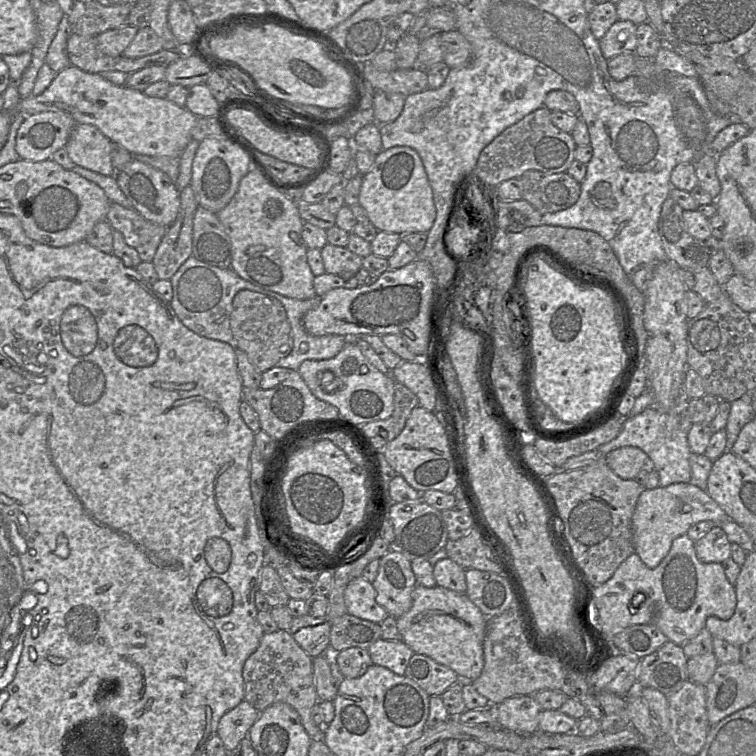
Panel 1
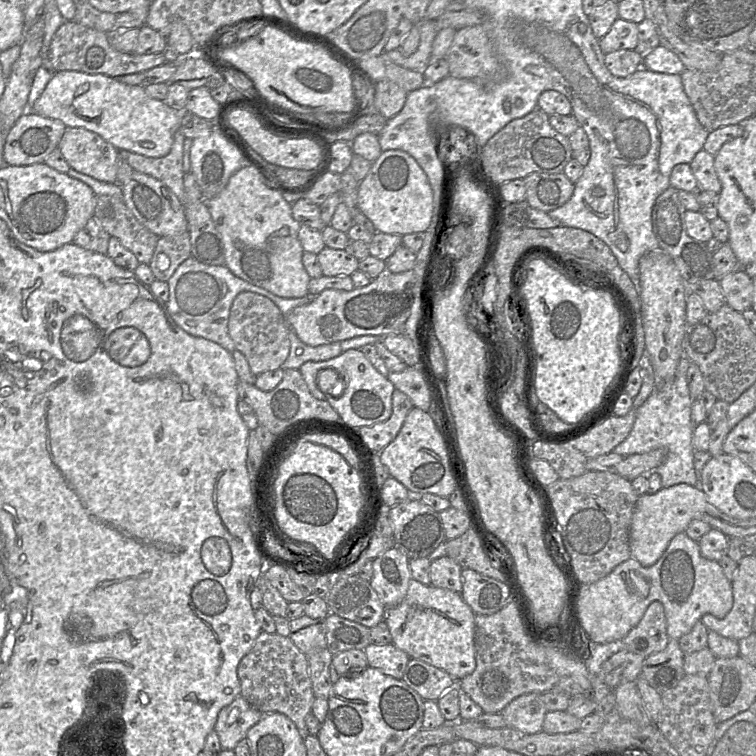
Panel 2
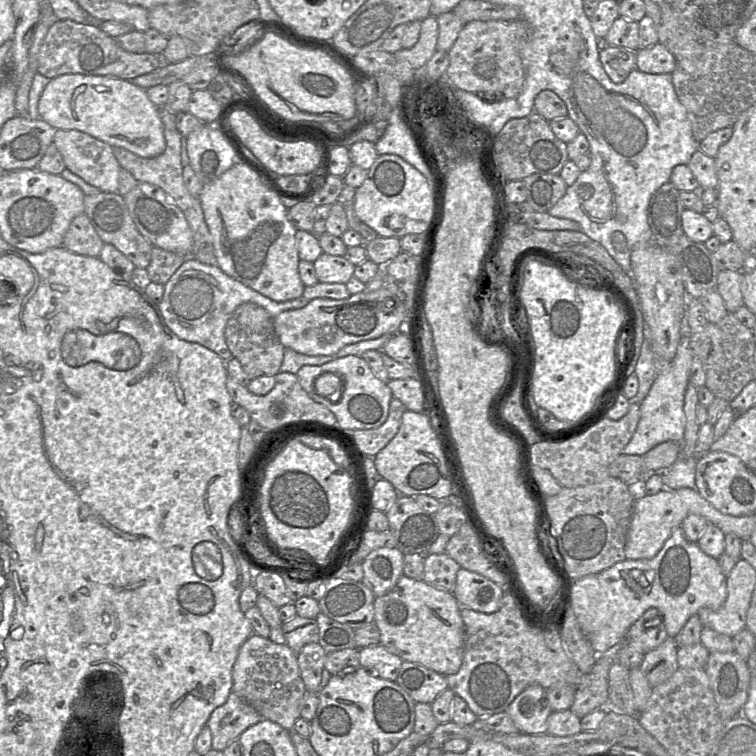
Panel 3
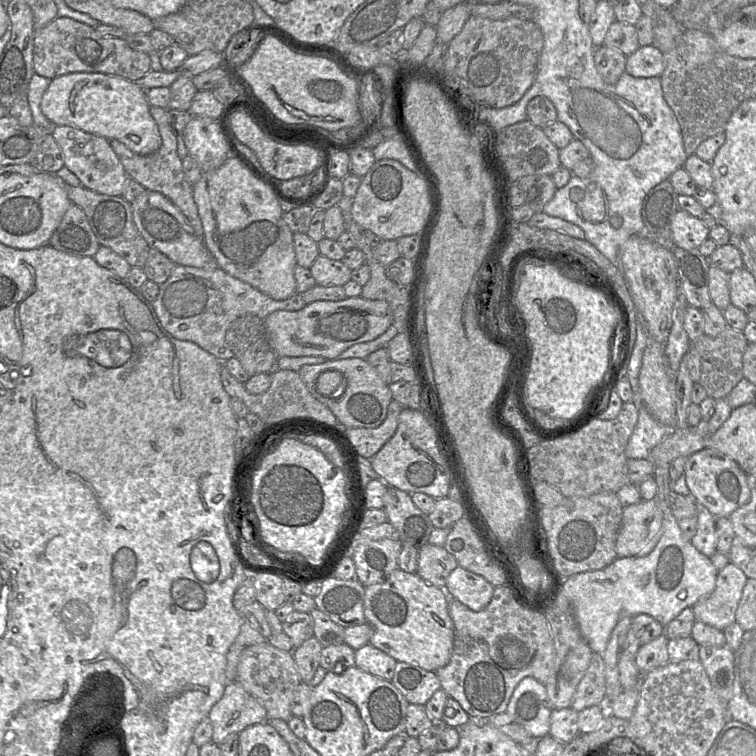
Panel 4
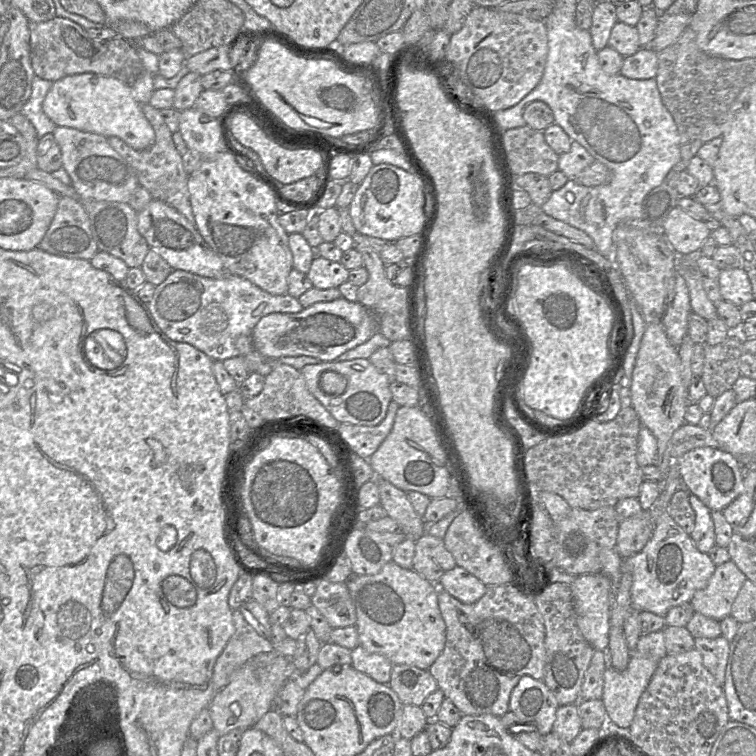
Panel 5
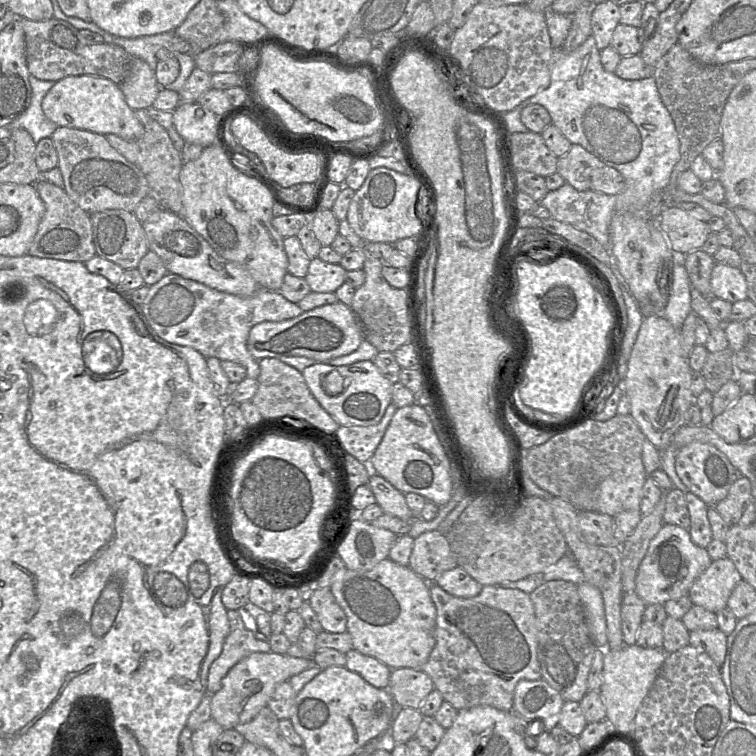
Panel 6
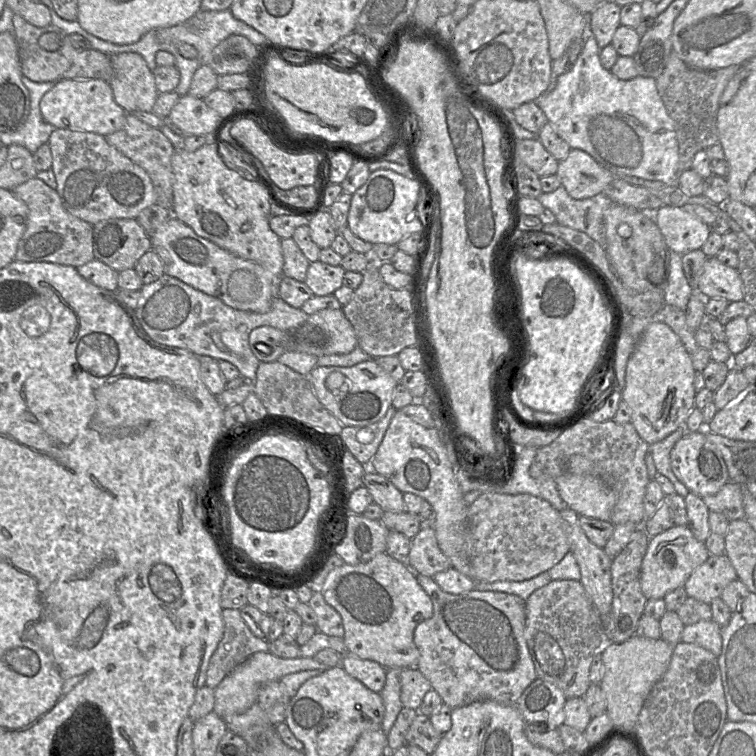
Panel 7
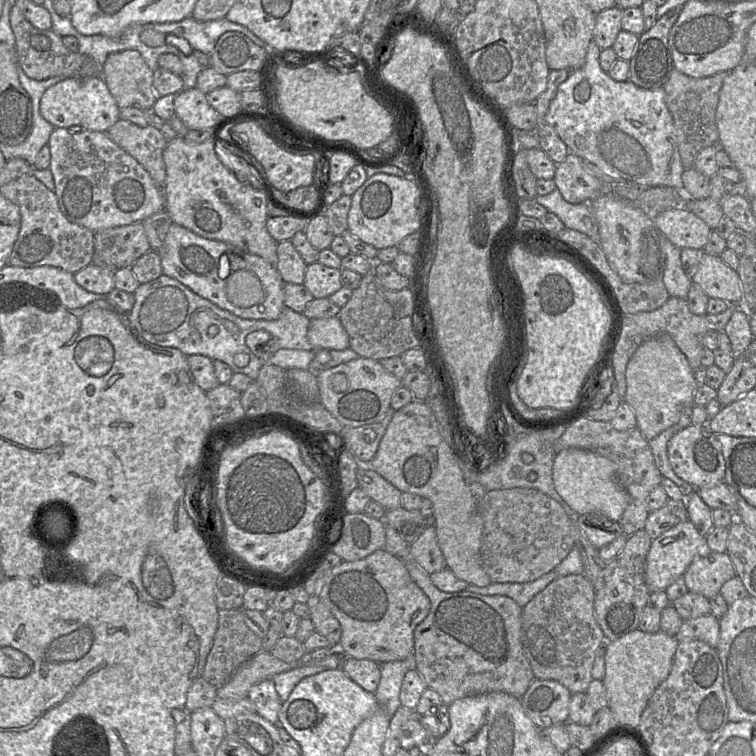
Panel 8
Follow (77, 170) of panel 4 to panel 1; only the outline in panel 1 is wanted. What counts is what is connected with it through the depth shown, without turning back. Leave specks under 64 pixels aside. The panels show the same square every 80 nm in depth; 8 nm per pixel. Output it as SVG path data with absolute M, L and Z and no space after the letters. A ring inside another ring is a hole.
M76 124L65 149L77 166L105 176L115 176L112 142L97 127Z

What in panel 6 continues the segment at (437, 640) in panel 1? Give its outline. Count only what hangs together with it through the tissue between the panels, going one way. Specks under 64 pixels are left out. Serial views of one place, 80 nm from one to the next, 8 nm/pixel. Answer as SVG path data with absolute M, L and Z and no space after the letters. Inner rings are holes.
M386 558L366 571L346 569L338 572L330 586L336 602L347 618L347 632L352 637L353 649L384 663L390 669L421 669L435 646L434 628L437 611L429 592L429 582L417 575L409 566Z

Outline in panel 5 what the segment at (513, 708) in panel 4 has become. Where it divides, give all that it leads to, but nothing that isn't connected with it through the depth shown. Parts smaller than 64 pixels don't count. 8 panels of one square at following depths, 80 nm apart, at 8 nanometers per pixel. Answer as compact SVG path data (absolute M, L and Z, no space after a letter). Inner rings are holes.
M523 676L510 695L509 711L522 721L533 723L545 736L552 732L559 703L543 680Z

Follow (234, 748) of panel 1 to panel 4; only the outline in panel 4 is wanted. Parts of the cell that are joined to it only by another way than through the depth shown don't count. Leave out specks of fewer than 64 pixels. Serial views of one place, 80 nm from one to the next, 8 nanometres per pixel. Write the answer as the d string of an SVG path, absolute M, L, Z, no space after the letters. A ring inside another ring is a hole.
M236 680L227 683L223 696L211 708L208 717L213 726L212 742L218 746L230 735L268 720L264 706Z

